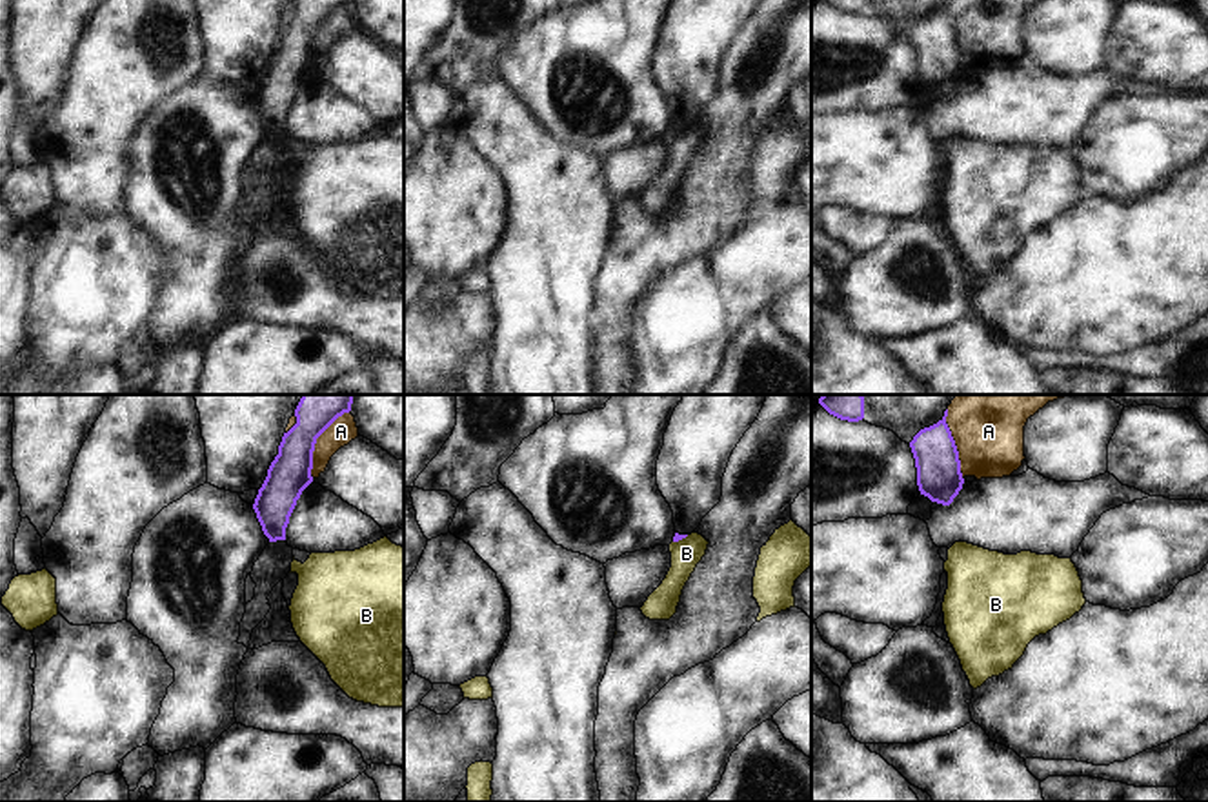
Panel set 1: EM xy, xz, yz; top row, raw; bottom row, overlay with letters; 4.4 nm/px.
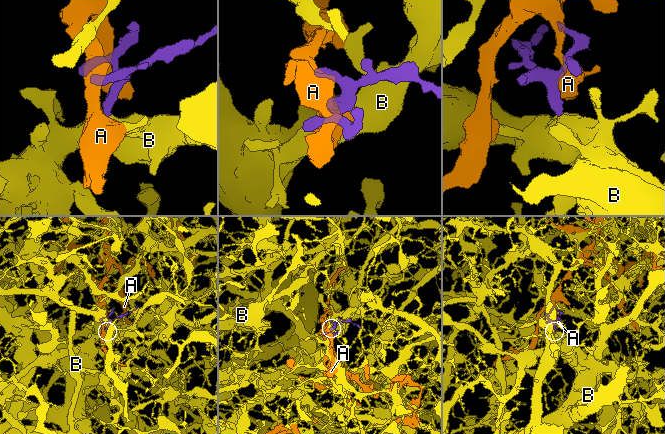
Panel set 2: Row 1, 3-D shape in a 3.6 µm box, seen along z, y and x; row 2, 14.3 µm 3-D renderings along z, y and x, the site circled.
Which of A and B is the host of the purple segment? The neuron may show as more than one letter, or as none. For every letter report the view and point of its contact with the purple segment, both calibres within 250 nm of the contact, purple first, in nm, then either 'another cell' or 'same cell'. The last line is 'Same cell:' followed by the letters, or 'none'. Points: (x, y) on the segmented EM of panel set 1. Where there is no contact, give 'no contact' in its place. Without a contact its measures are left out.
A: meets purple in xy at (315, 442); 220 nm thick on the purple side, 120 nm on the other; another cell
B: meets purple in xz at (681, 539); 40 nm thick on the purple side, 140 nm on the other; same cell
Same cell: B

